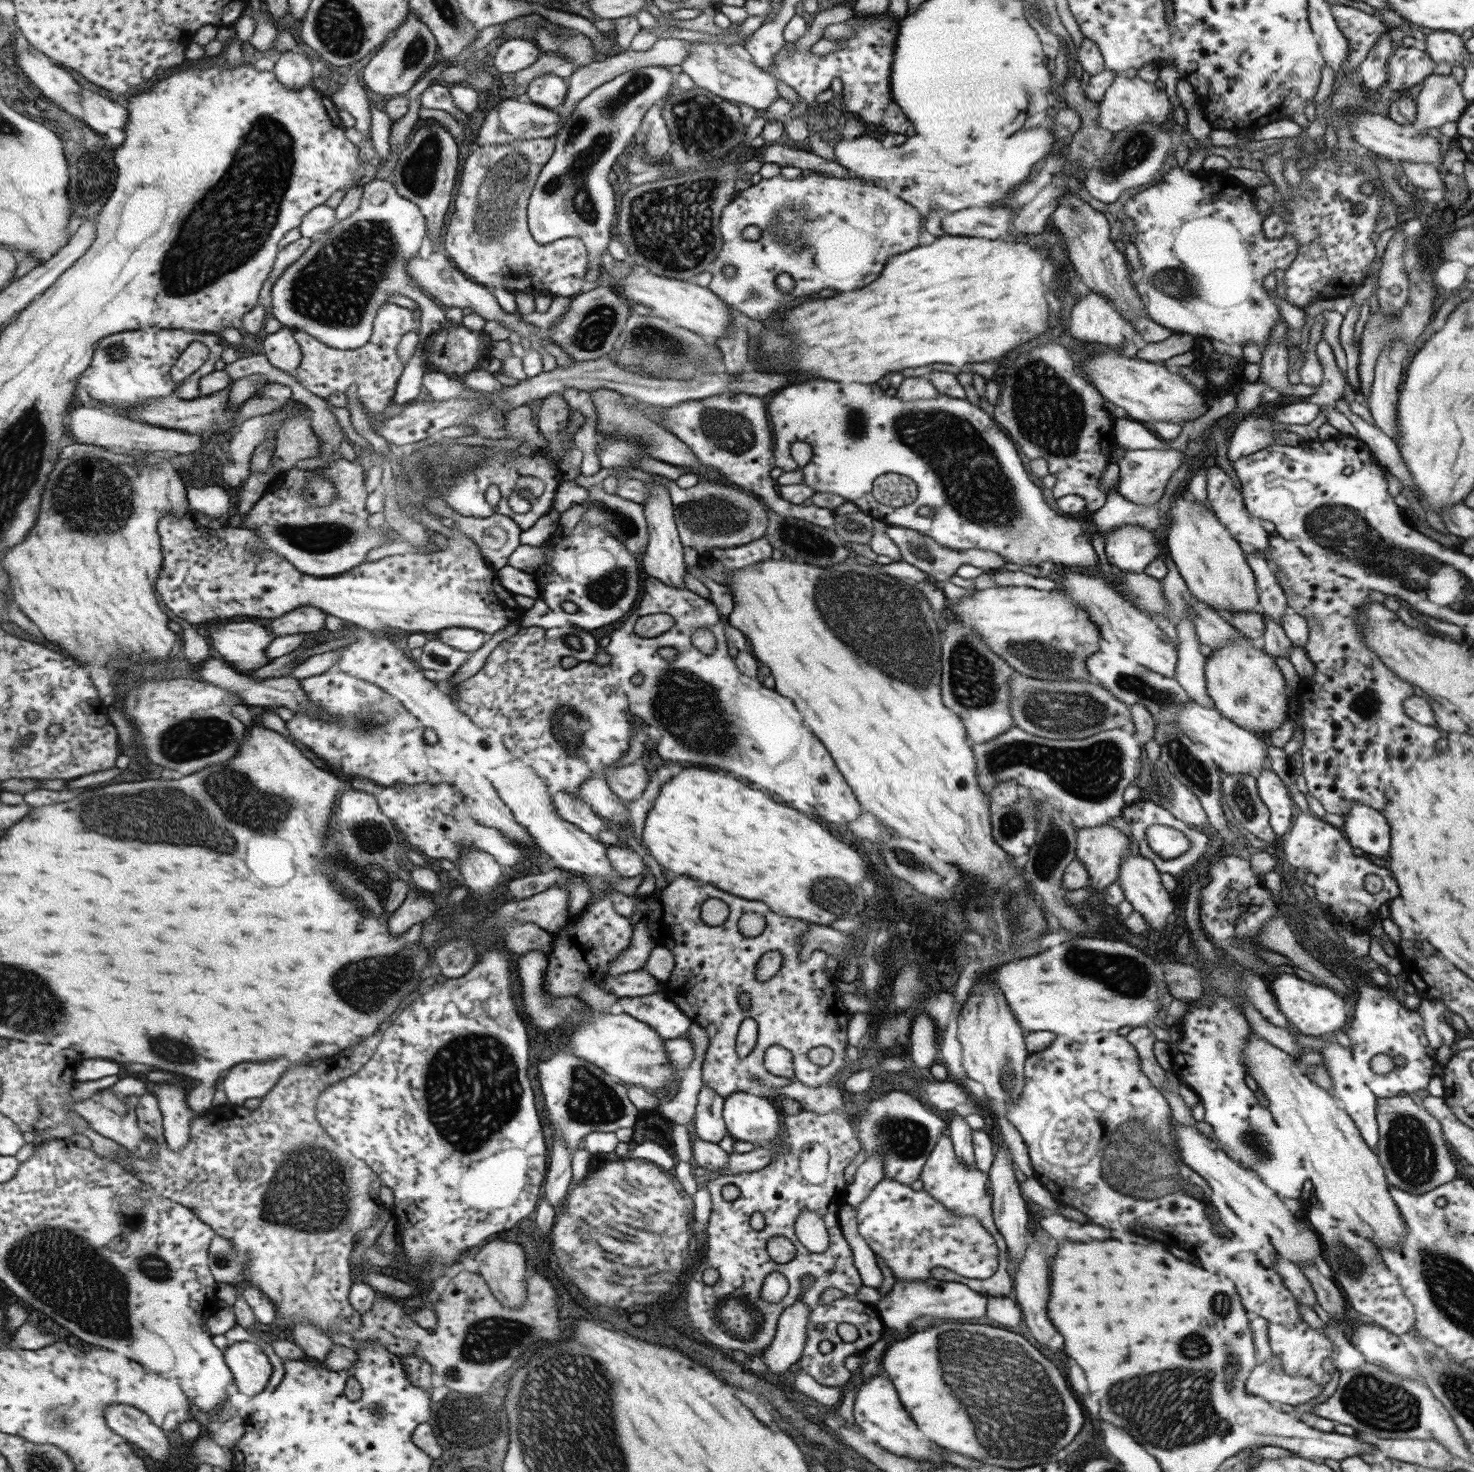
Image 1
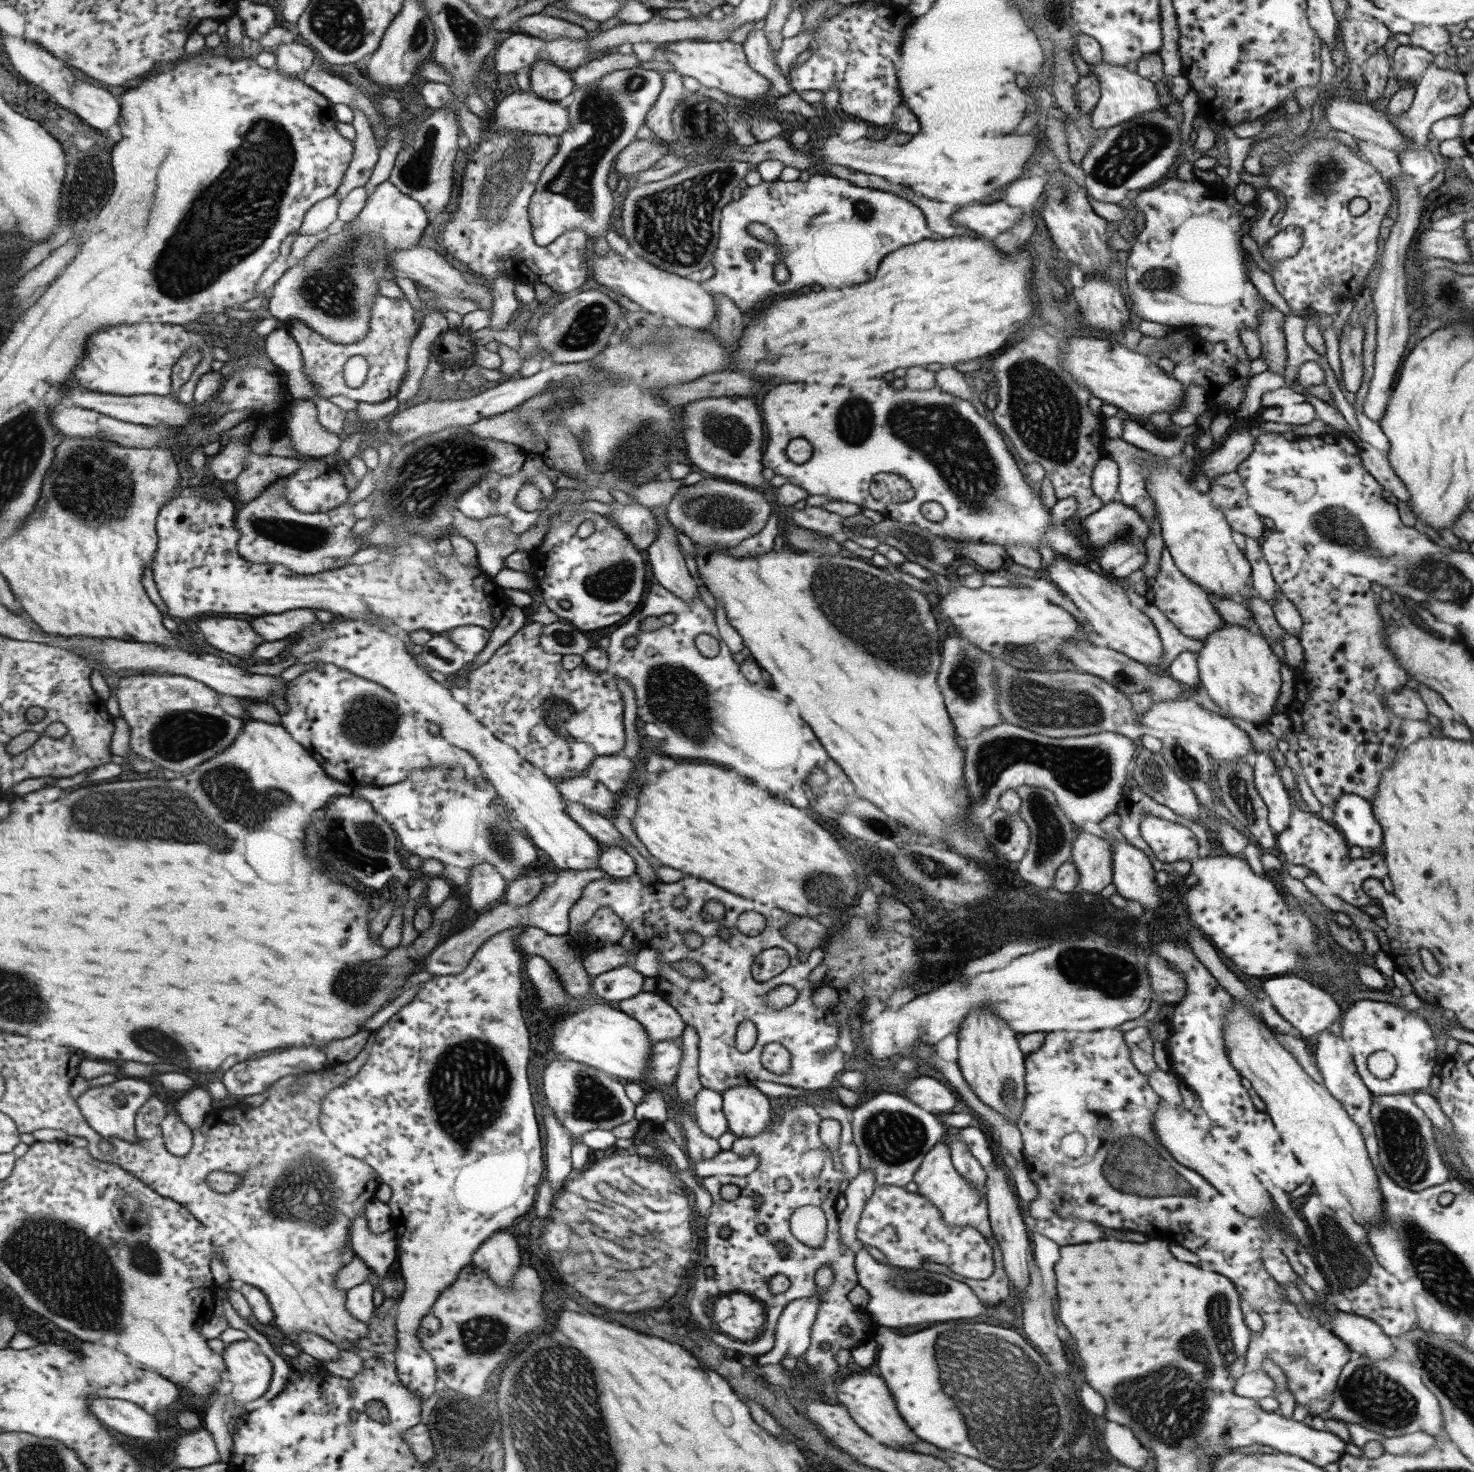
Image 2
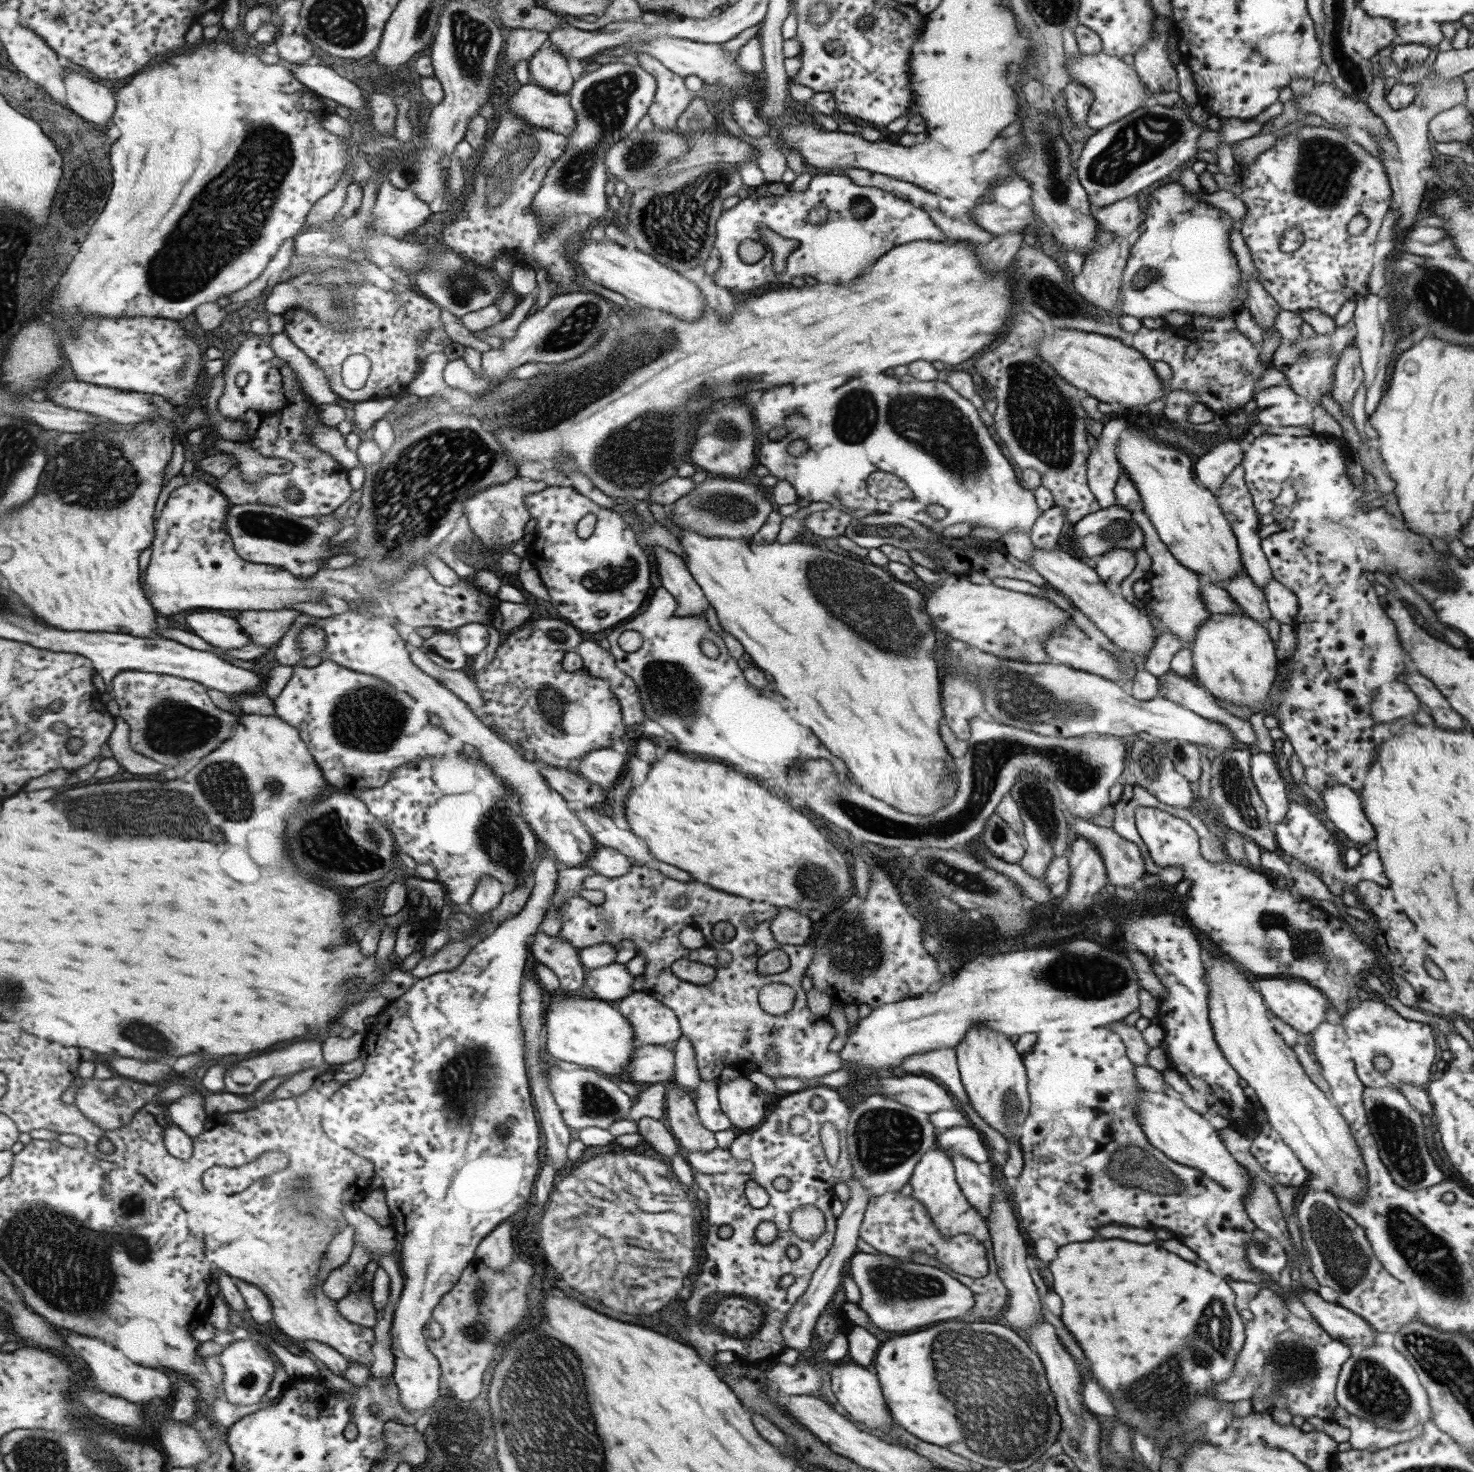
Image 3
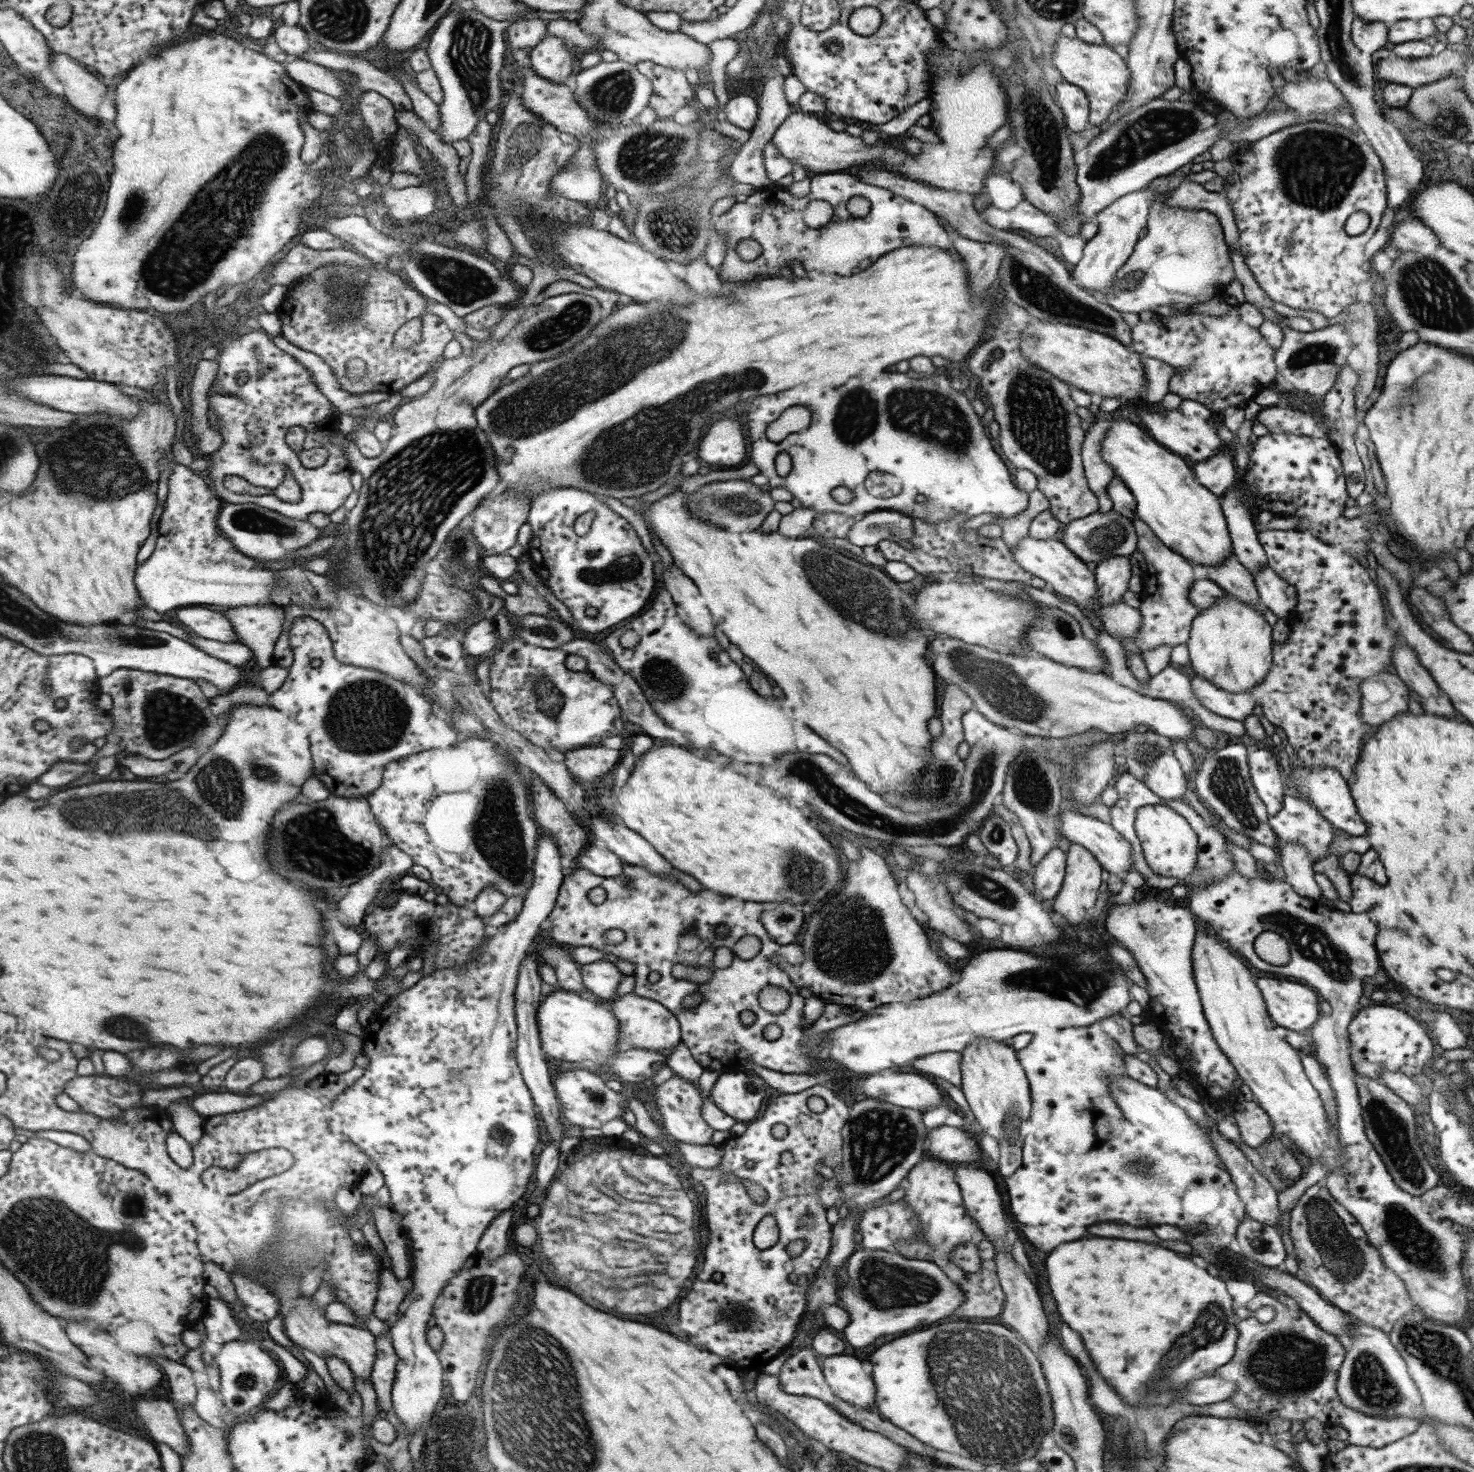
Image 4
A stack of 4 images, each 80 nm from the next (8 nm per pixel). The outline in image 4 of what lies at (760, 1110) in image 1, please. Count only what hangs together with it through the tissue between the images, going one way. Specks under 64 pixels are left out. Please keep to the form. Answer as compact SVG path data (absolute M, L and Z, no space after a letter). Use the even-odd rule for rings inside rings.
M726 1070L714 1077L708 1097L735 1122L749 1124L759 1114L763 1098L767 1096L766 1085L757 1075Z

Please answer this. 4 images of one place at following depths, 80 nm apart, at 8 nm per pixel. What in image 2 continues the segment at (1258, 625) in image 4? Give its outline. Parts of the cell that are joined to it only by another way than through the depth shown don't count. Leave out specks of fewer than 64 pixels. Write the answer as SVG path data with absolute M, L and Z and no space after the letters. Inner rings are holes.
M1225 623L1202 642L1203 646L1197 652L1198 679L1207 696L1228 715L1254 725L1266 724L1276 715L1271 710L1281 684L1278 671L1281 664L1260 631Z

